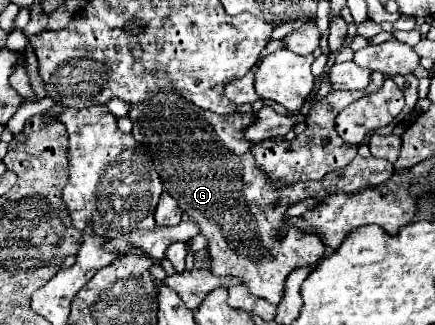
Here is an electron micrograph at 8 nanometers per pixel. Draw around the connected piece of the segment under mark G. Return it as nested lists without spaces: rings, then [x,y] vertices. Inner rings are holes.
[[[168,93],[130,107],[128,117],[134,123],[132,135],[138,143],[148,147],[154,159],[164,191],[178,201],[180,209],[184,209],[184,213],[200,225],[202,235],[208,237],[212,273],[216,277],[240,277],[254,297],[274,305],[282,301],[284,281],[294,269],[312,267],[326,255],[326,247],[320,239],[306,235],[296,227],[292,227],[284,239],[276,239],[286,209],[308,197],[322,201],[344,189],[354,193],[376,187],[394,173],[394,165],[386,159],[356,155],[350,165],[336,169],[318,181],[276,187],[256,167],[250,153],[252,145],[244,139],[244,127],[254,119],[252,113],[218,115],[186,103],[176,93]],[[274,201],[282,201],[282,205],[272,207]]]

